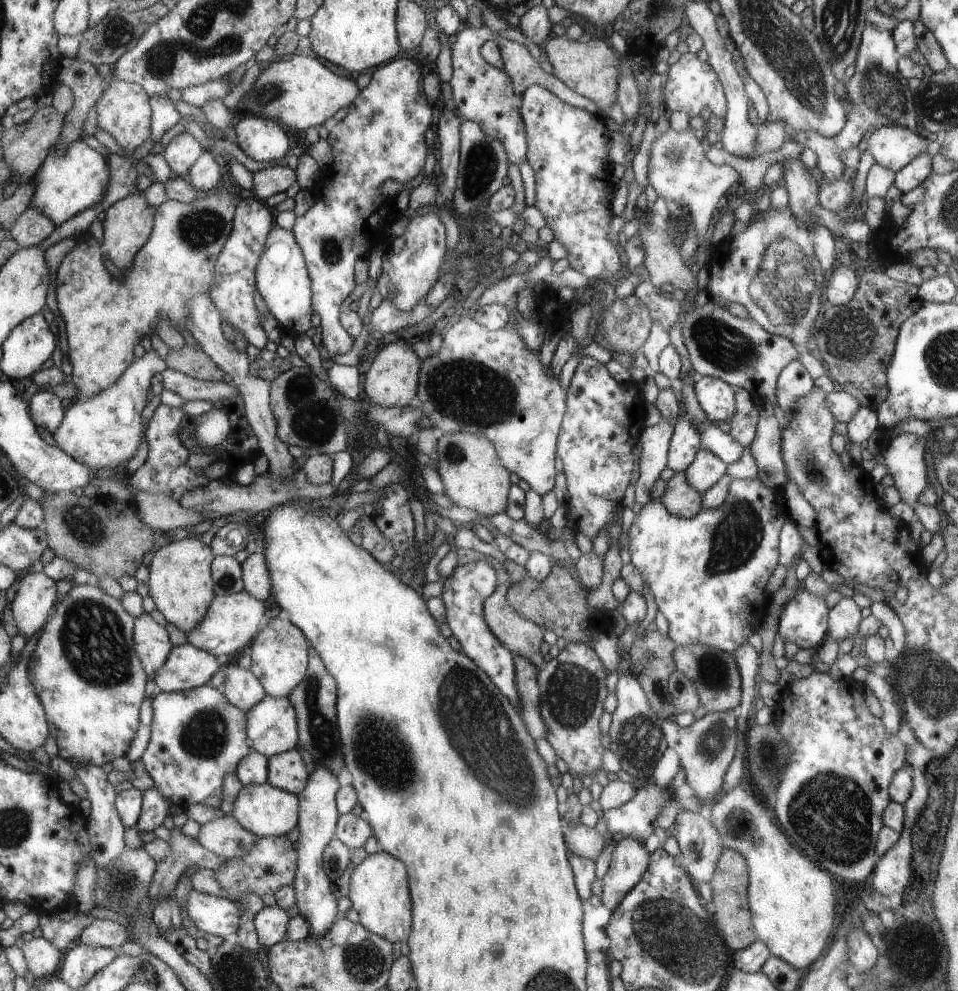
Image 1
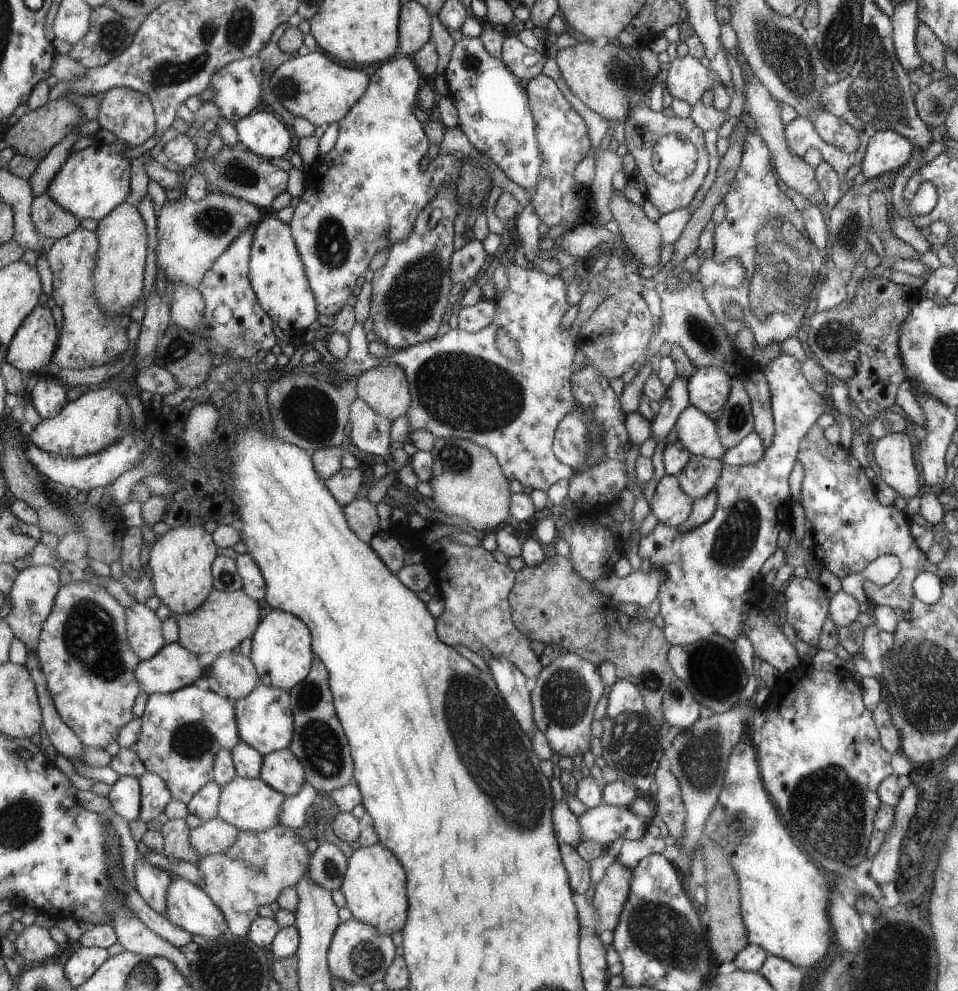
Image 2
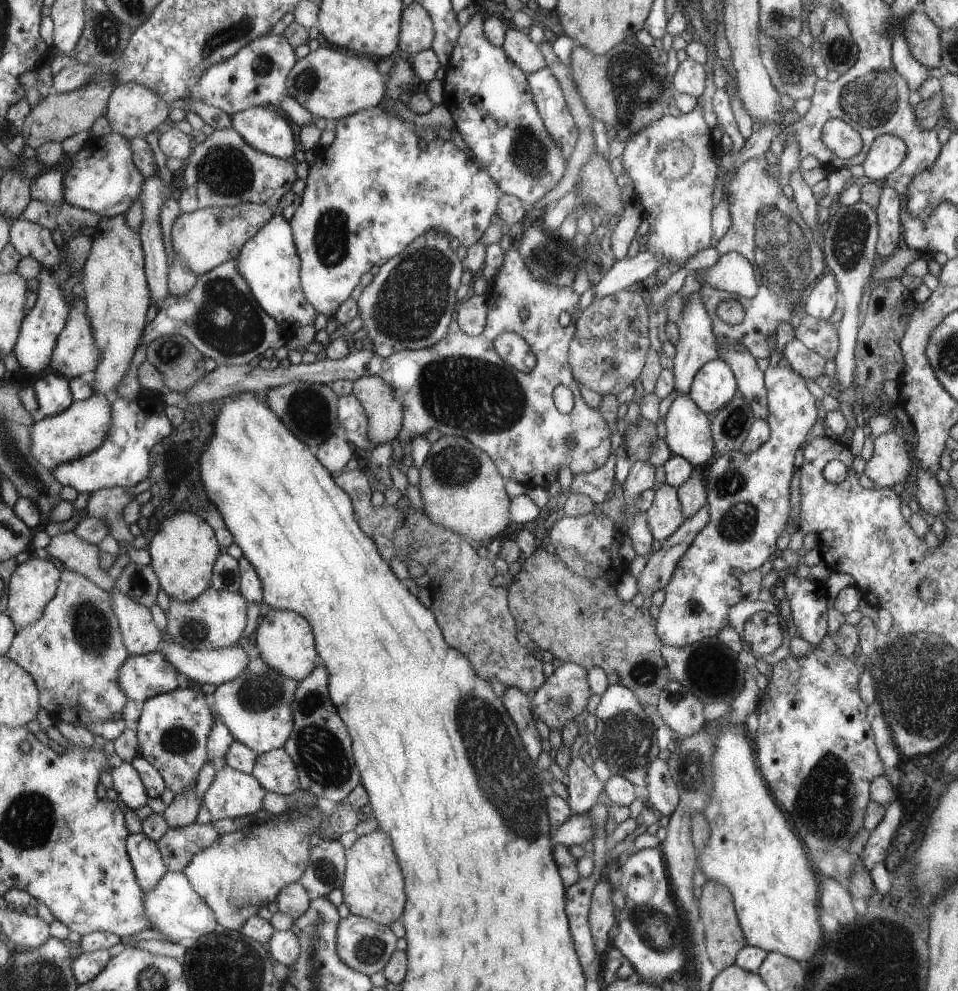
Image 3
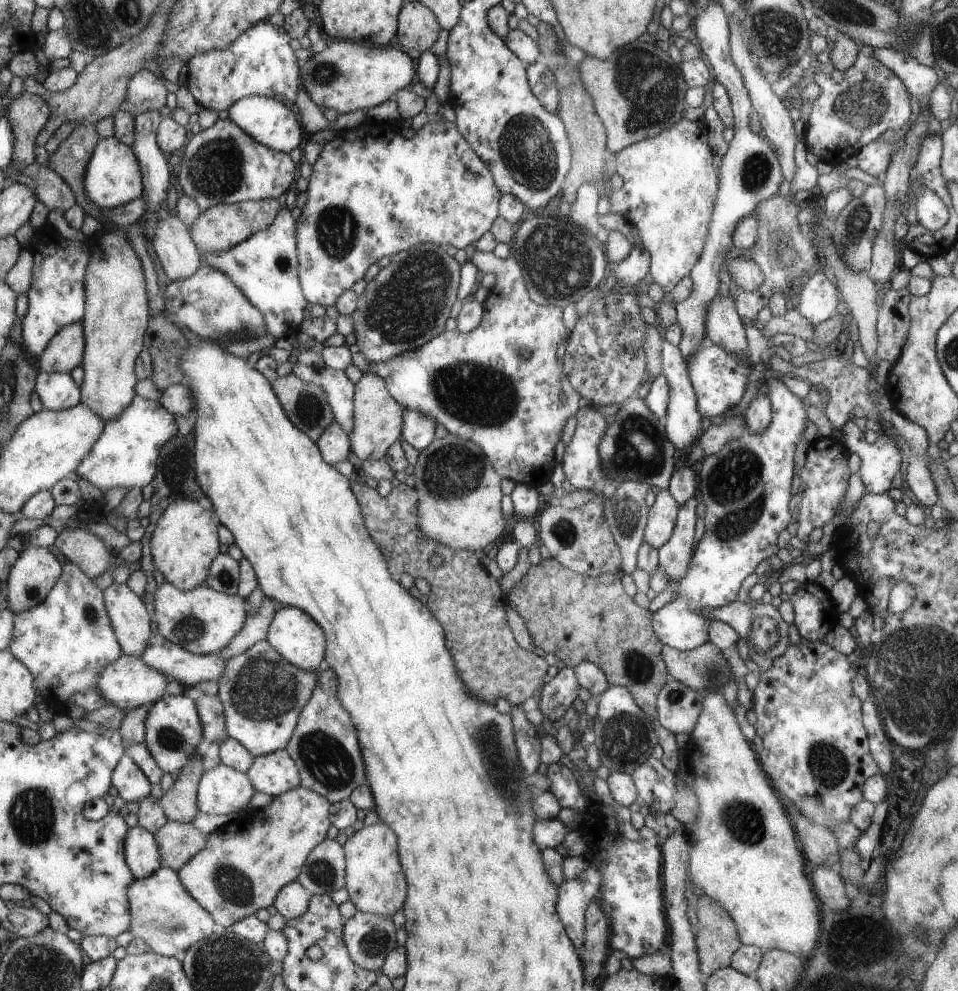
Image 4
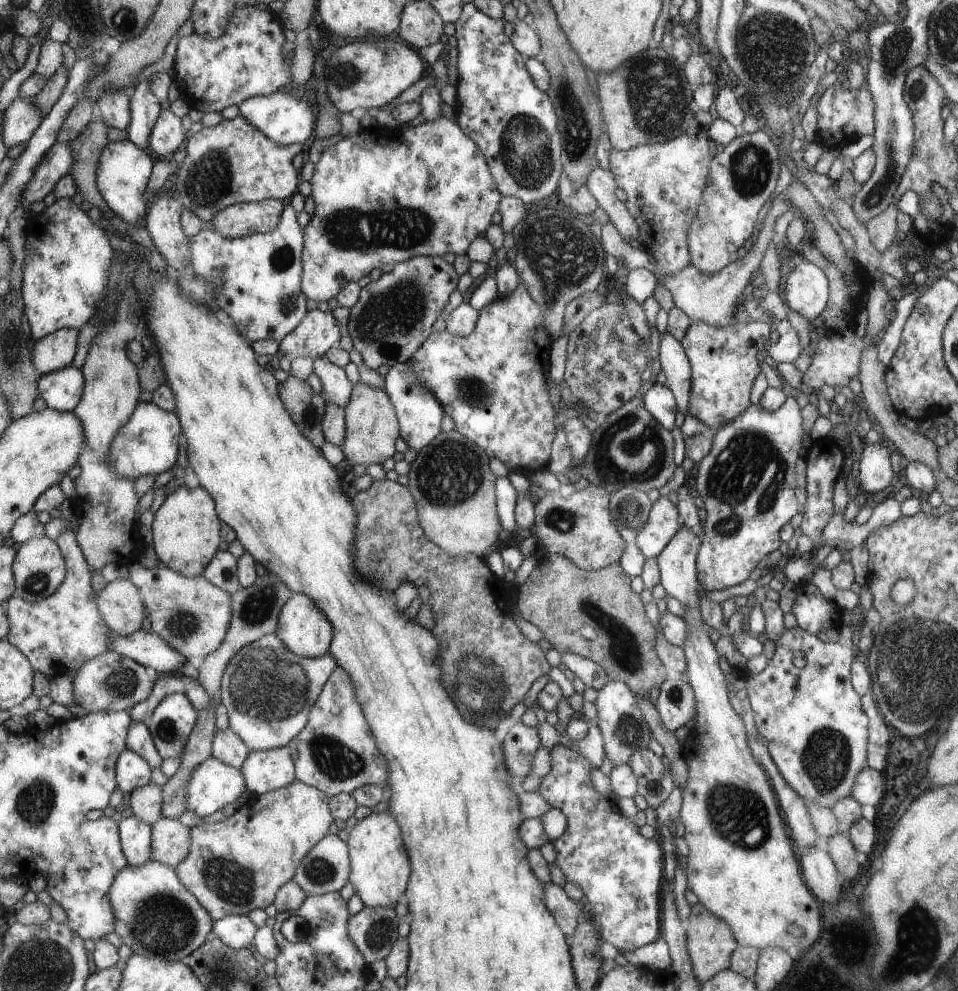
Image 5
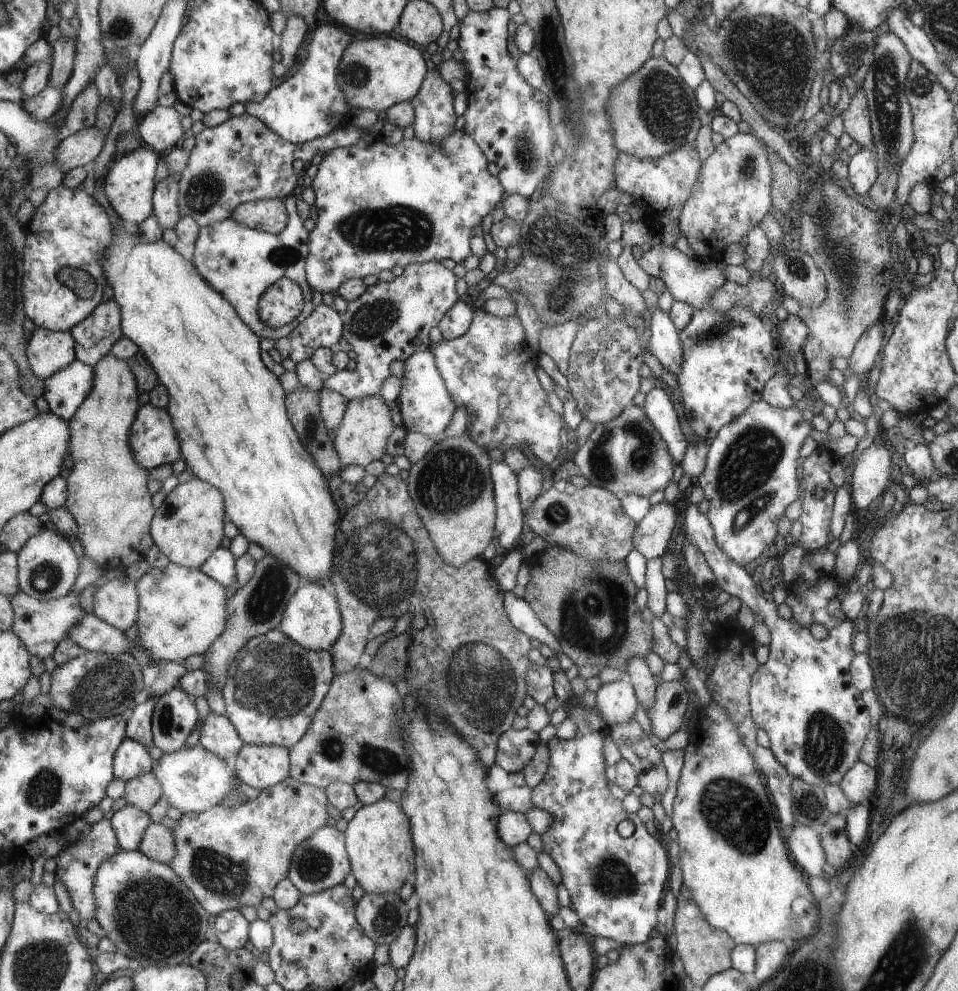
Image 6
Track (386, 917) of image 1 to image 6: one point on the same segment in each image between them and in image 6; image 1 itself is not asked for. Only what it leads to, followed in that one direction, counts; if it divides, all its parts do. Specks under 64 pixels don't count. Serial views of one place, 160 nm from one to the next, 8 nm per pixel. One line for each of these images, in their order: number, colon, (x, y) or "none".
2: (375, 887)
3: (374, 887)
4: (376, 881)
5: (380, 873)
6: (378, 838)

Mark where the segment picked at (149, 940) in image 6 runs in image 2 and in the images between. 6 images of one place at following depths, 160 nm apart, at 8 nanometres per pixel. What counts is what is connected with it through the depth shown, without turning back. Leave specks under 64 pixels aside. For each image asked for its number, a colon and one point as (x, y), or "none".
2: (189, 906)
3: (176, 909)
4: (165, 914)
5: (157, 915)

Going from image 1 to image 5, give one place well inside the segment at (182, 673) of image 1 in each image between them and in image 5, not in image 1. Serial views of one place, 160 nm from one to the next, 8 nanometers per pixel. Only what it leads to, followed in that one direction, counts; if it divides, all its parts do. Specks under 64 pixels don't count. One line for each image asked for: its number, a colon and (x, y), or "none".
2: (174, 667)
3: (142, 676)
4: (129, 682)
5: (110, 682)

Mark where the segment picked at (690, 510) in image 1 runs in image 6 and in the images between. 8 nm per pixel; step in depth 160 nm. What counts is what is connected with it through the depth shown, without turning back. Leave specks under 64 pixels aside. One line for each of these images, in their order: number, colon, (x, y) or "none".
2: (670, 505)
3: (664, 515)
4: (662, 514)
5: (661, 523)
6: (650, 536)

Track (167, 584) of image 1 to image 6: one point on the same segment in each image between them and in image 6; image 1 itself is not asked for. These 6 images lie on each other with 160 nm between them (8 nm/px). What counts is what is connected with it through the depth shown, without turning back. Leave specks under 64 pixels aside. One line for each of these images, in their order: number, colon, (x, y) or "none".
2: (182, 560)
3: (184, 552)
4: (185, 543)
5: (187, 531)
6: (188, 527)

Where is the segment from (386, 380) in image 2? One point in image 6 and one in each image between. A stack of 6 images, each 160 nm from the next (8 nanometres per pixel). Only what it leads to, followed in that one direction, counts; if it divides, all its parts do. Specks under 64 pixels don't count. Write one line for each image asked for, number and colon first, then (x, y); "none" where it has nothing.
3: (383, 406)
4: (379, 419)
5: (373, 427)
6: (362, 438)

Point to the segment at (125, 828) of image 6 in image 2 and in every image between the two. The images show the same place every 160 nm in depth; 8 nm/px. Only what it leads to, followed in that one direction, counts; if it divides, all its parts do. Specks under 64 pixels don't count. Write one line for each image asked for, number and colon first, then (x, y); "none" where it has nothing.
2: (152, 882)
3: (149, 864)
4: (143, 853)
5: (136, 834)

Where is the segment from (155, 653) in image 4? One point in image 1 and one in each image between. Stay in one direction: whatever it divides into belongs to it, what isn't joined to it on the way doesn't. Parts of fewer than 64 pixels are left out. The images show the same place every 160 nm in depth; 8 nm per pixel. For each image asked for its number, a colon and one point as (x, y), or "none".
1: (243, 689)
2: (237, 675)
3: (219, 666)

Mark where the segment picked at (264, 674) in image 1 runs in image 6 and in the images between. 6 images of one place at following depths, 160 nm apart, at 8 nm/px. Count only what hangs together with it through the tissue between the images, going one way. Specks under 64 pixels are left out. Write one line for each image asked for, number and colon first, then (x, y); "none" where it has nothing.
2: (282, 650)
3: (286, 640)
4: (294, 633)
5: (305, 629)
6: (314, 619)

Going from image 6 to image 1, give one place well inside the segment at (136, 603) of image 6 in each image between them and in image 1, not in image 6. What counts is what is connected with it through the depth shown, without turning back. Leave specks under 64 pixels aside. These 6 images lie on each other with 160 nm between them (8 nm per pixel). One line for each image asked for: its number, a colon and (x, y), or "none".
1: (152, 643)
2: (145, 629)
3: (141, 635)
4: (133, 624)
5: (121, 602)

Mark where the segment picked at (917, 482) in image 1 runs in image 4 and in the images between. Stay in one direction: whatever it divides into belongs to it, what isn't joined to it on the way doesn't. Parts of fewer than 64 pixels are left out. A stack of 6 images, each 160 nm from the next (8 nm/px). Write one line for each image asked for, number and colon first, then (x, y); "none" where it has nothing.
2: (893, 454)
3: (889, 463)
4: (879, 461)

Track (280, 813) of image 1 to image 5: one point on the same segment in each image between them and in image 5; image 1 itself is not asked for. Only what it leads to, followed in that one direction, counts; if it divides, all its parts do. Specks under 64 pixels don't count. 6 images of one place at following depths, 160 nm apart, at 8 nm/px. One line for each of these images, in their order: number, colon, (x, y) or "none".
2: (251, 804)
3: (233, 794)
4: (224, 790)
5: (214, 784)

